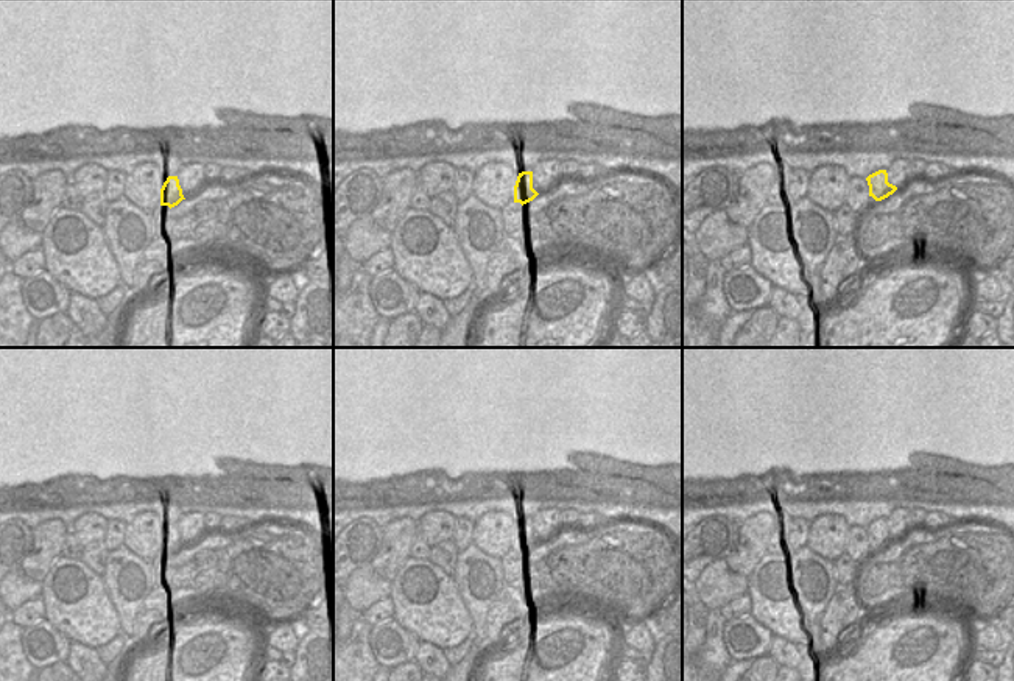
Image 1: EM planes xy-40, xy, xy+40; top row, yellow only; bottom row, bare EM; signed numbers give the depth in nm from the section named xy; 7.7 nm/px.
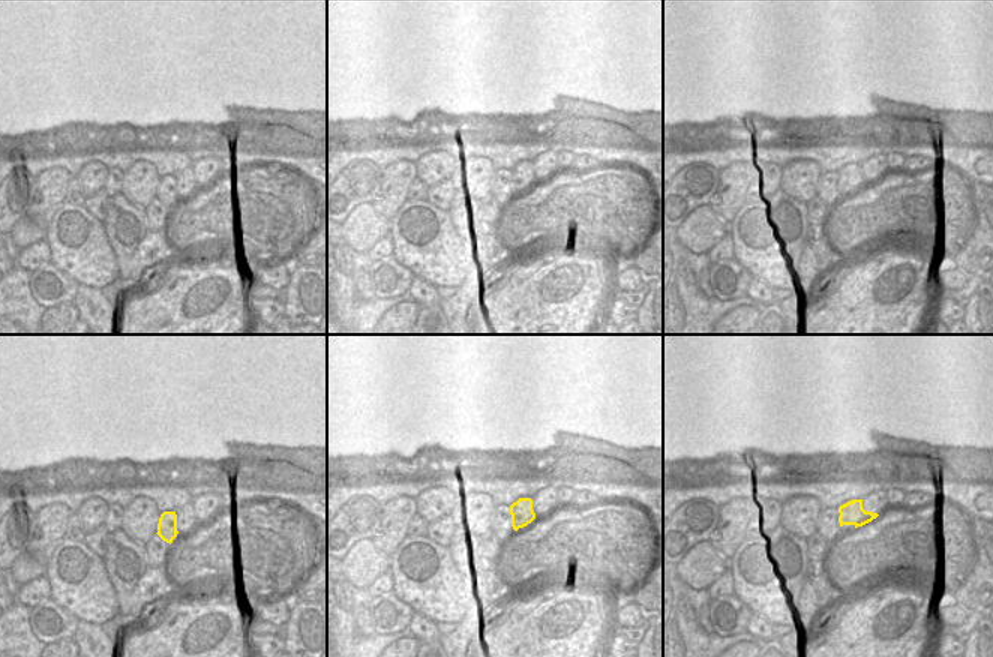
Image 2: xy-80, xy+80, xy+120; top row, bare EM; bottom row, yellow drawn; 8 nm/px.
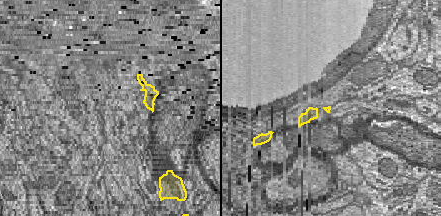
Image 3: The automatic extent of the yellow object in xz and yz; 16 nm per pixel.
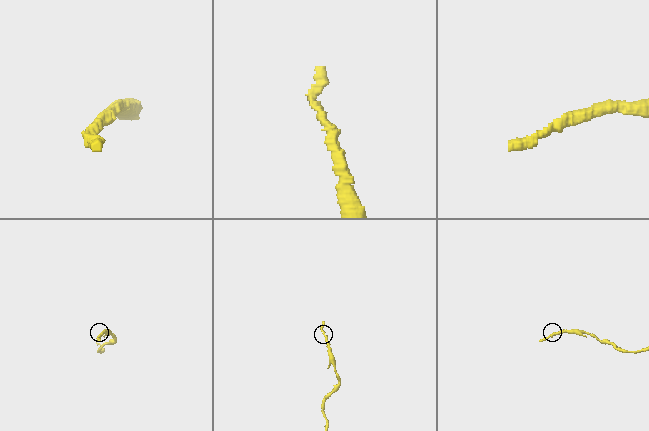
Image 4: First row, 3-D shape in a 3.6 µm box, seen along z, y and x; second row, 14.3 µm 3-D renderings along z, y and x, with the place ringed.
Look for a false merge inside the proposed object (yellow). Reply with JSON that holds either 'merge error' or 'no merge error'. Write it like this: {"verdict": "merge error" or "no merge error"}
{"verdict": "merge error"}

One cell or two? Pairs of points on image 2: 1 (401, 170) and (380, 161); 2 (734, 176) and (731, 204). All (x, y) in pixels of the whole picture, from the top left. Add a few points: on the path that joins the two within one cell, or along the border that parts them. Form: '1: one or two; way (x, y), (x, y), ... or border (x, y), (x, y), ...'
1: two; border (414, 162), (392, 162), (381, 170)
2: one; way (732, 183), (731, 197)

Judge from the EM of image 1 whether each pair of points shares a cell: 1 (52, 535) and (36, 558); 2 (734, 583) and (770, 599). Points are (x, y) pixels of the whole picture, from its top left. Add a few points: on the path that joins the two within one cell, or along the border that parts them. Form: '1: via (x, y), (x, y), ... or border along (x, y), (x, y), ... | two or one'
1: via (49, 541), (42, 552) | one
2: border along (748, 578), (745, 592) | two

